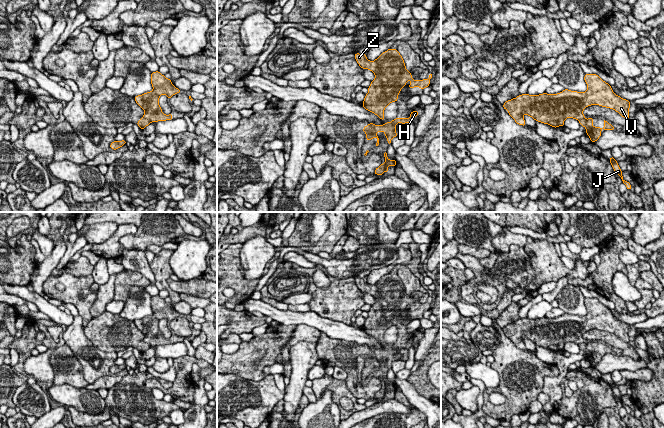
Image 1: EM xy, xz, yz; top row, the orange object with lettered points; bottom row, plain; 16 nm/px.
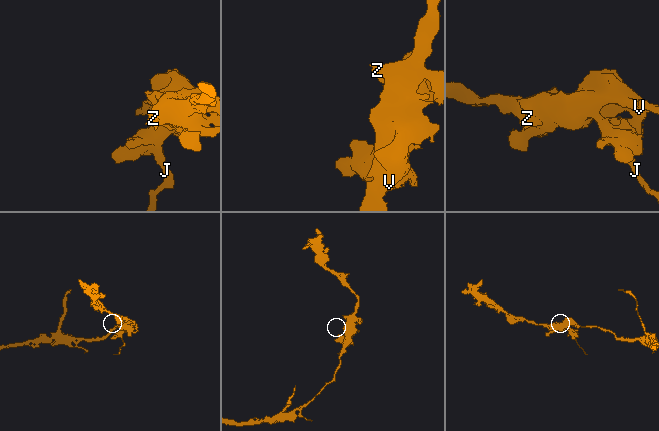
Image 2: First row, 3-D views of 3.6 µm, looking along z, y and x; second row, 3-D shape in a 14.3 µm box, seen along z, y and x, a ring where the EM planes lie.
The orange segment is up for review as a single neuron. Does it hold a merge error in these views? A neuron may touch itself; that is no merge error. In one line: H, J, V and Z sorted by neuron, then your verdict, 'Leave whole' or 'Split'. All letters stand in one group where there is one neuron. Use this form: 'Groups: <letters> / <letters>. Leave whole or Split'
Groups: H V Z / J. Split

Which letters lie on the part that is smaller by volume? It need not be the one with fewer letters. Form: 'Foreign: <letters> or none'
Foreign: J

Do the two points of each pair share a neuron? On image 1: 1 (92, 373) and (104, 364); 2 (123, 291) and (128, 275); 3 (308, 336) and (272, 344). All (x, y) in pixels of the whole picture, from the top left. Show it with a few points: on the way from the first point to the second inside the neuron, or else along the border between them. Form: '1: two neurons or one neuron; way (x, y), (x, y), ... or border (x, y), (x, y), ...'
1: one neuron; way (95, 370), (101, 367)
2: one neuron; way (123, 287), (123, 282), (126, 279)
3: two neurons; border (297, 326), (283, 344)

